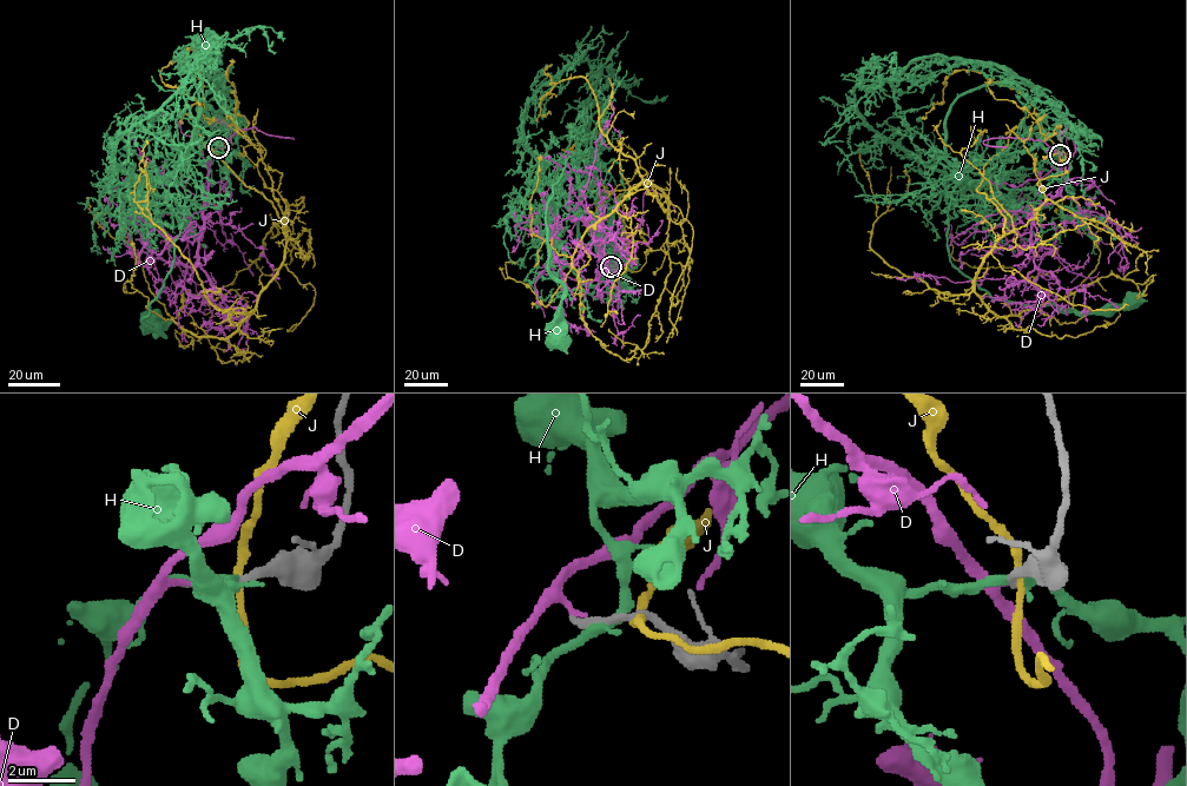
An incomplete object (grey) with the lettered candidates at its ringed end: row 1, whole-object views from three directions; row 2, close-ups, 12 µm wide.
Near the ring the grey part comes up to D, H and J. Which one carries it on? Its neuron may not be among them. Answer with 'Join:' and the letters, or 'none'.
Join: D

